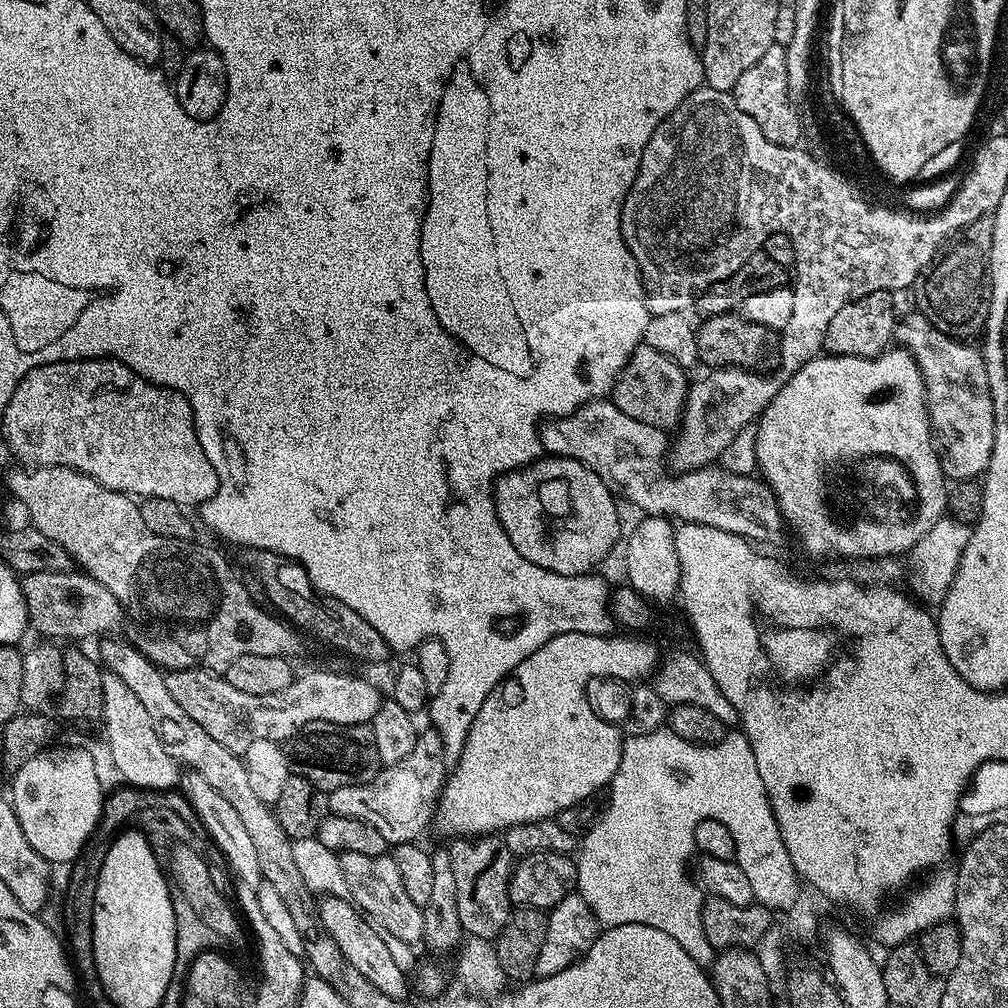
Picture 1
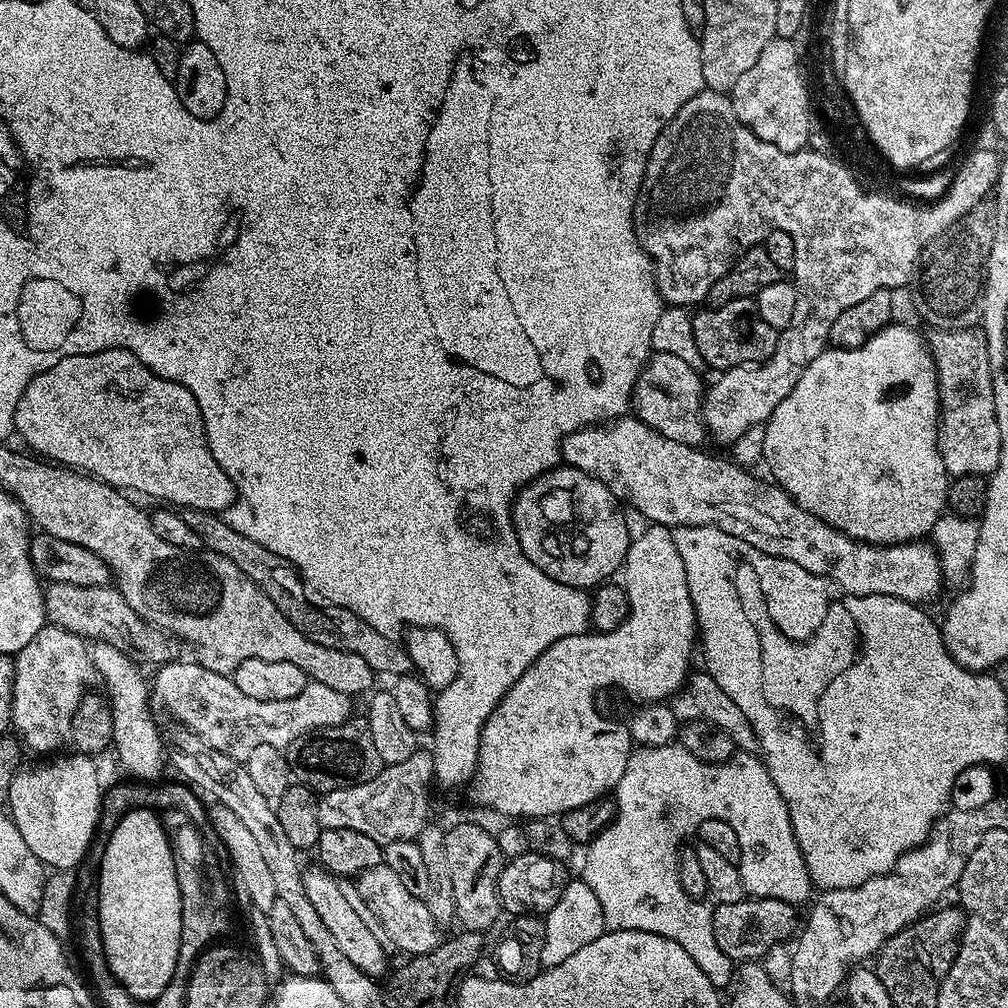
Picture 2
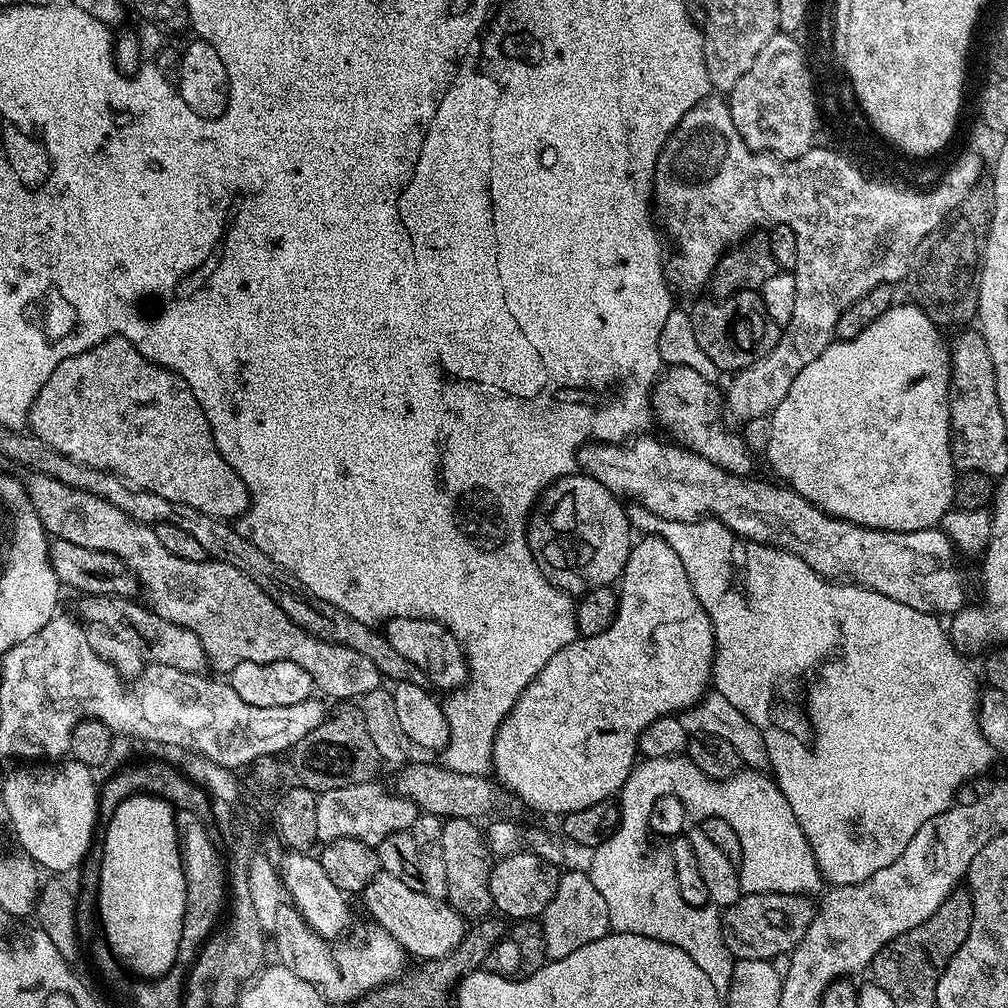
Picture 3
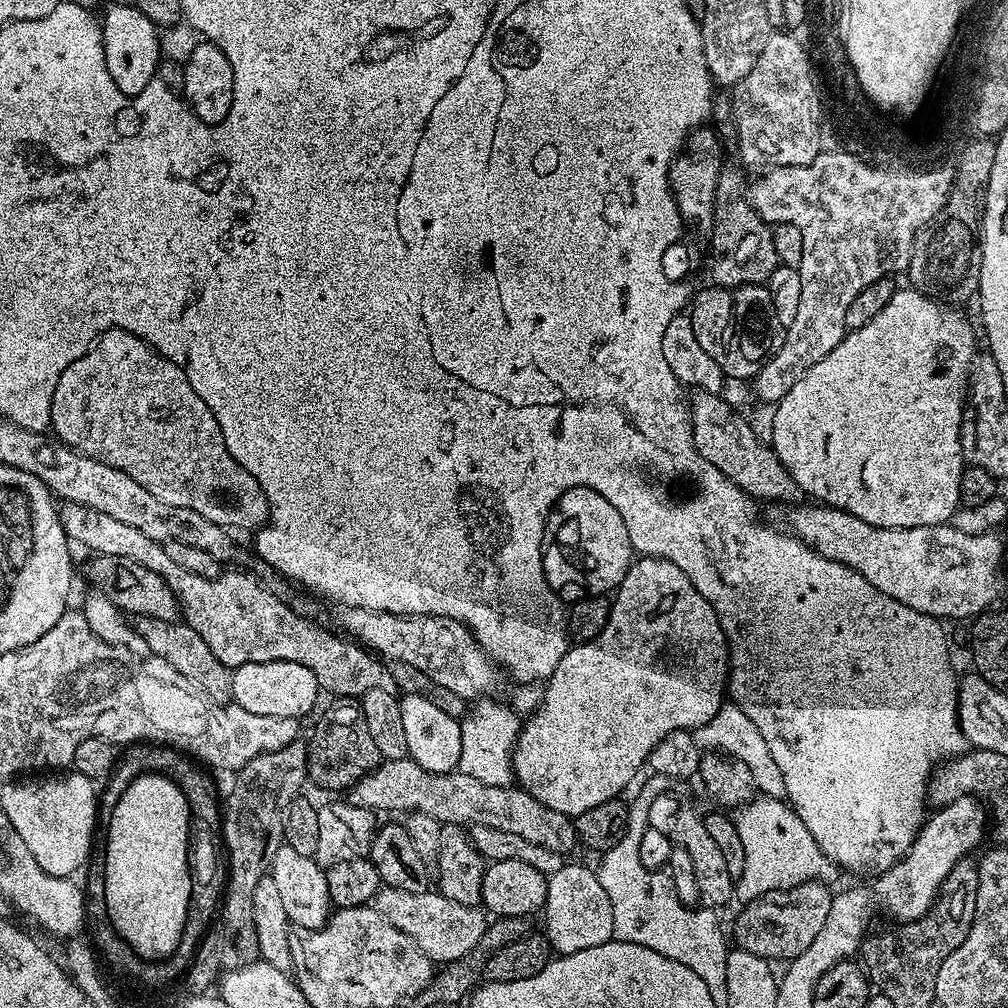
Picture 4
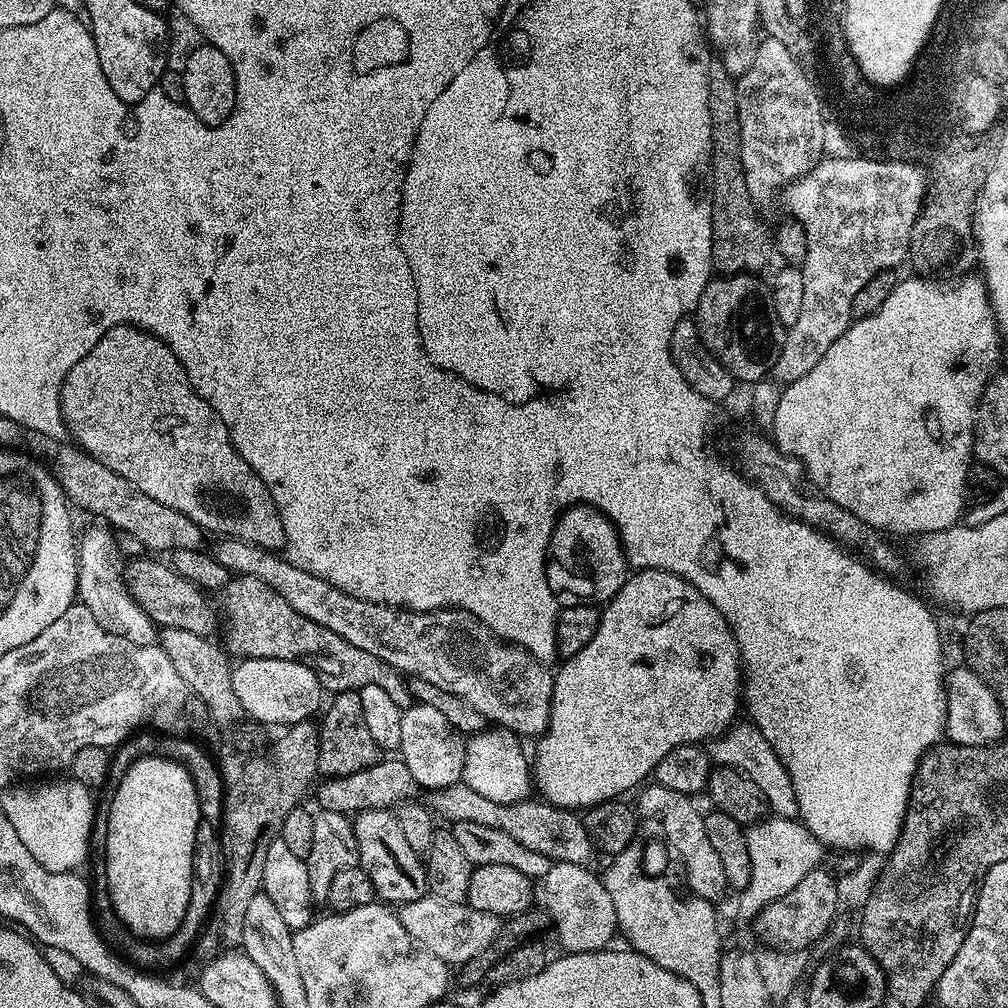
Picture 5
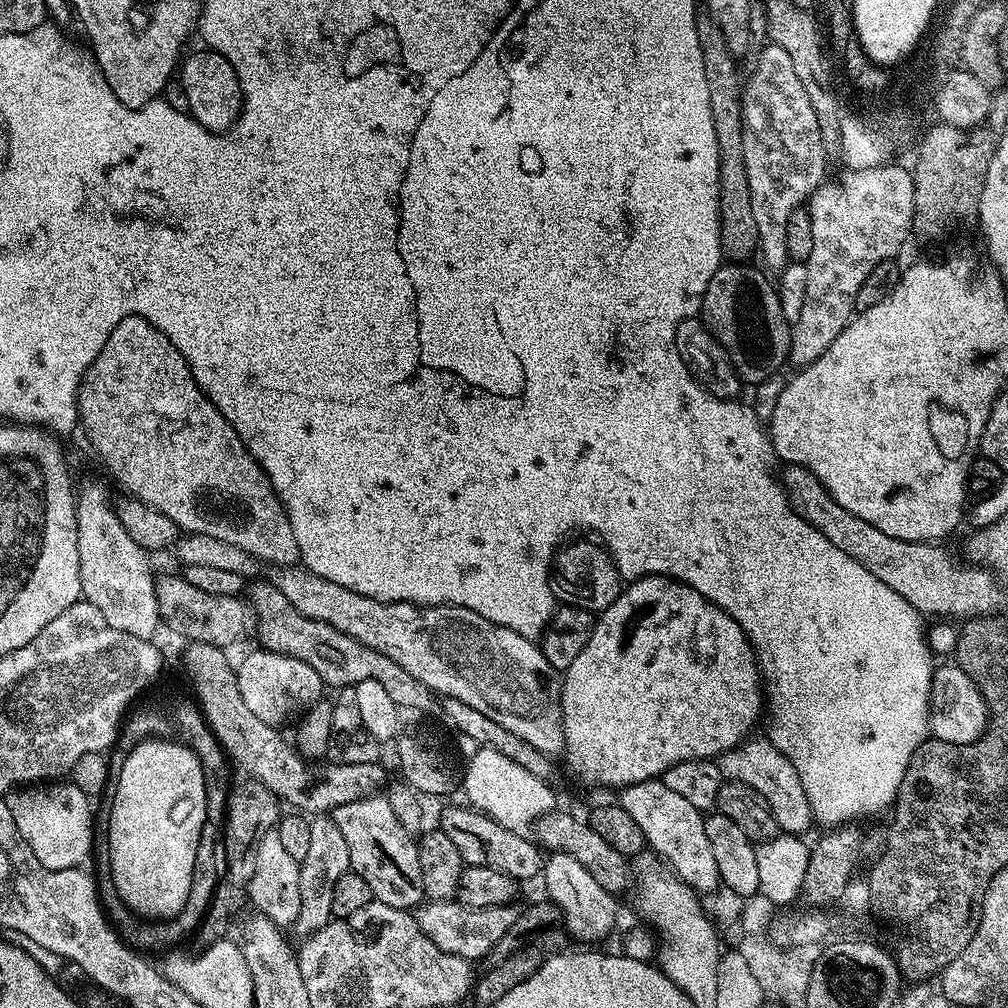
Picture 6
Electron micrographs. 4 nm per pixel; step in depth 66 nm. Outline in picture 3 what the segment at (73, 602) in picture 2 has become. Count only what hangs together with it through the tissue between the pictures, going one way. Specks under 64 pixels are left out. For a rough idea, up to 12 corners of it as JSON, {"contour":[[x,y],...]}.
{"contour":[[84,596],[85,625],[130,634],[145,661],[203,673],[194,630],[127,596]]}

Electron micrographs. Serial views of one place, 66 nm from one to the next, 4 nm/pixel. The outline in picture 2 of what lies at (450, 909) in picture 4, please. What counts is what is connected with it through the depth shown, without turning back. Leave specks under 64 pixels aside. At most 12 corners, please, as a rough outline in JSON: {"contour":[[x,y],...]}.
{"contour":[[381,863],[355,877],[359,903],[409,957],[441,944],[441,925]]}

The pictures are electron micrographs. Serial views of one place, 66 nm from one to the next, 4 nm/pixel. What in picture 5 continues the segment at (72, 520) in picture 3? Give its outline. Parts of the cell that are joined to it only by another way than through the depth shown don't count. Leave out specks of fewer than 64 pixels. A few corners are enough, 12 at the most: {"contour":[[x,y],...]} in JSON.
{"contour":[[253,576],[219,590],[233,657],[298,660],[321,689],[382,686],[414,703],[395,668],[310,622]]}

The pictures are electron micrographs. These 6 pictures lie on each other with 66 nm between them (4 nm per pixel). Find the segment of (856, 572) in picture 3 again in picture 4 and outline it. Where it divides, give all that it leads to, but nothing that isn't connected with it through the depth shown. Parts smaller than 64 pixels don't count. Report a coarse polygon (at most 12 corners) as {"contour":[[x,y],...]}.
{"contour":[[819,502],[794,535],[941,622],[989,611],[1004,544]]}

